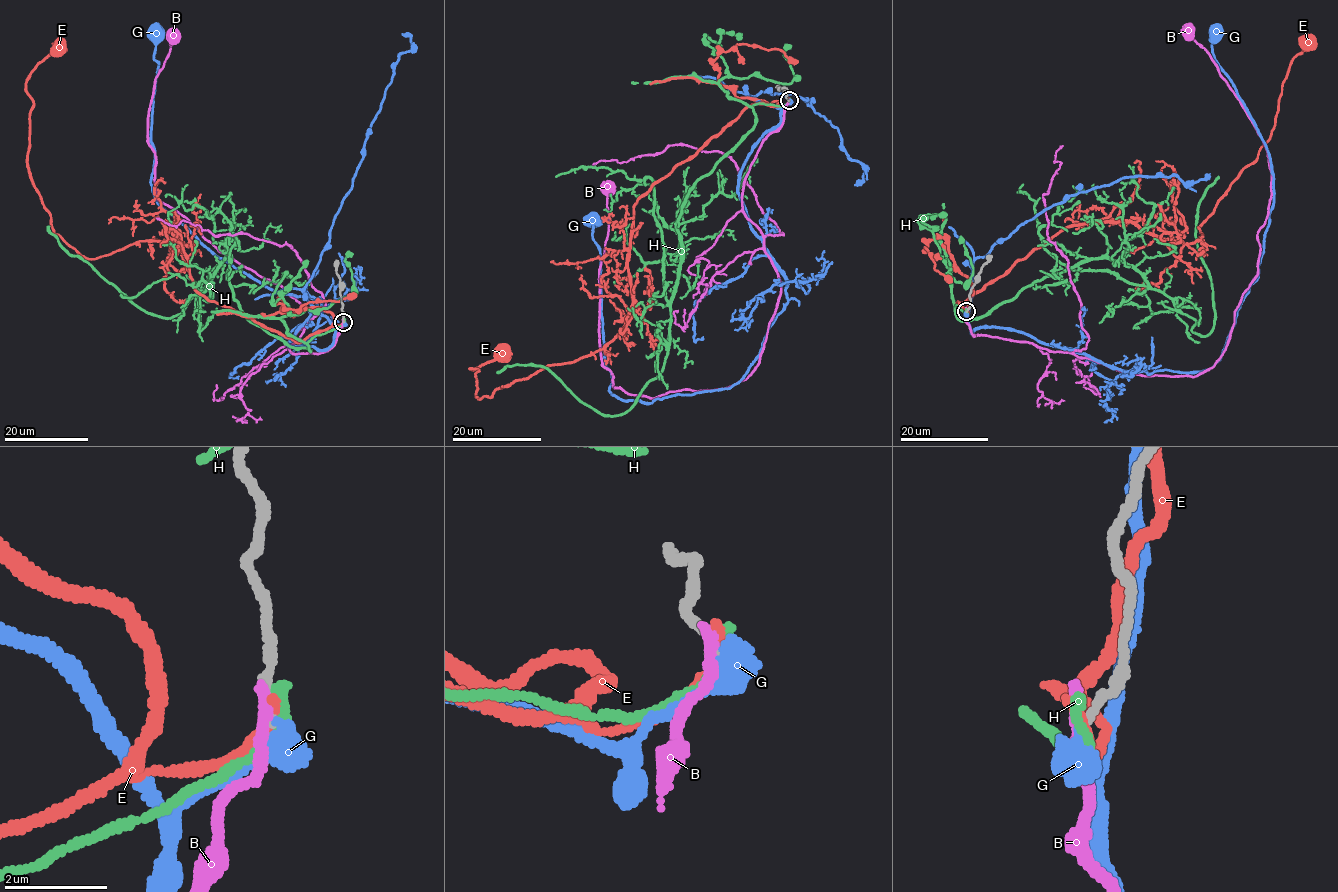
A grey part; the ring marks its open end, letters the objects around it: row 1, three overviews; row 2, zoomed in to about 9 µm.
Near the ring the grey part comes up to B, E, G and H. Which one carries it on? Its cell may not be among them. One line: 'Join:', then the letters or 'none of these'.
Join: G

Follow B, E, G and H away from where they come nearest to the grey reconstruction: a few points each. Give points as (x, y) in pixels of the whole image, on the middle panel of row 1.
B: (788, 101), (741, 202), (780, 295), (759, 364), (732, 386), (652, 398), (614, 387), (599, 337), (610, 186)
E: (788, 101), (745, 108), (638, 199), (632, 307), (602, 350), (478, 398), (478, 368), (470, 368), (502, 352)
G: (788, 100), (749, 155), (738, 192), (788, 301), (731, 386), (645, 403), (611, 394), (593, 219)
H: (790, 101), (751, 107), (744, 139), (690, 191), (664, 365), (630, 408), (605, 415), (535, 365), (497, 371)

